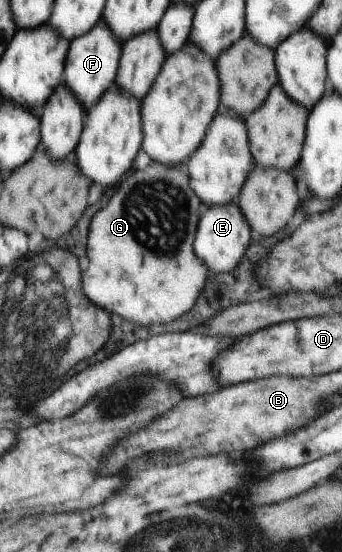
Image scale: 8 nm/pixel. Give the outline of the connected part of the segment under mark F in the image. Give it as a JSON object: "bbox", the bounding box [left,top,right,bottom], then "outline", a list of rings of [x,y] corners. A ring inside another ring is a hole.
{"bbox":[64,21,122,108],"outline":[[[100,21],[92,31],[71,42],[64,82],[70,89],[74,89],[74,94],[77,95],[81,105],[89,108],[96,104],[101,96],[114,85],[117,68],[120,67],[121,48],[122,43],[118,41],[113,30],[106,25],[106,21]]]}

